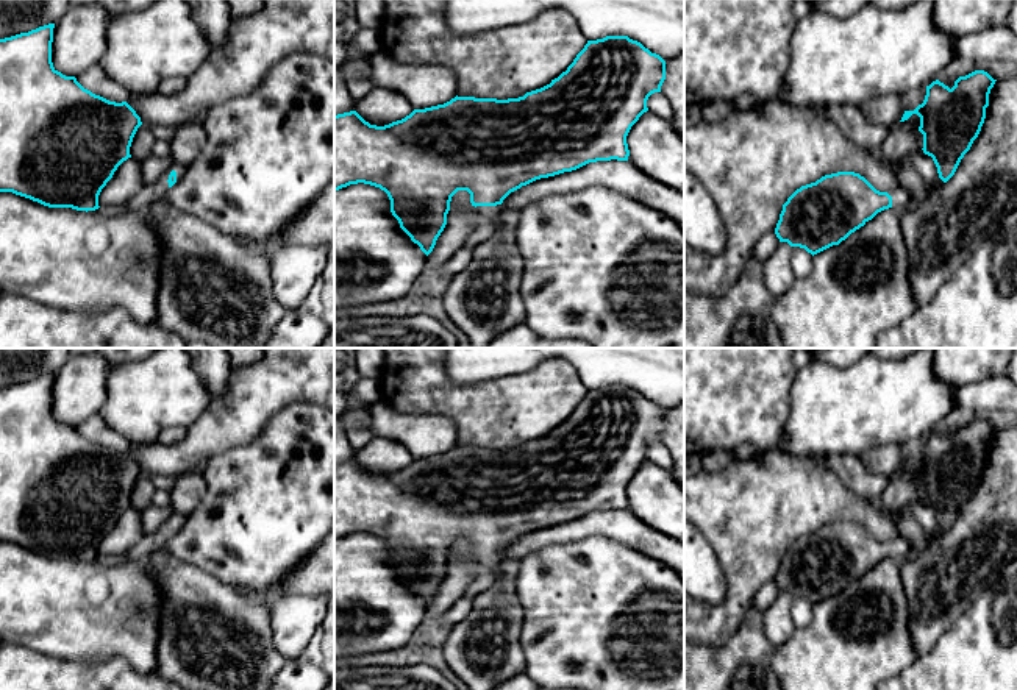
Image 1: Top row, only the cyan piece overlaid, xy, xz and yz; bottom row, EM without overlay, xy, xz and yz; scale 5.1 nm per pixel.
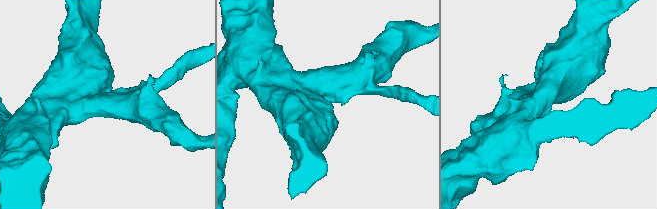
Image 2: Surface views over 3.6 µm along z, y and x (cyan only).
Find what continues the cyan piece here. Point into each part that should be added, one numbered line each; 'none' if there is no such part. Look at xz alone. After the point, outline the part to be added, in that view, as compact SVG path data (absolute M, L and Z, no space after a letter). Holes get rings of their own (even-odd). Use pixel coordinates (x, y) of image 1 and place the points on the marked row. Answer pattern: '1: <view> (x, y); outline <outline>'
1: xz (492, 213); outline M501 203L501 205L497 205L497 206L476 206L475 209L476 209L483 217L486 217L486 219L492 220L495 225L498 225L500 215L501 215L501 212L503 212L506 208L505 208L503 203Z

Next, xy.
1: xy (149, 194); outline M173 162L153 184L145 184L125 209L147 212L155 201L166 198L167 190L170 189L167 180L172 170L177 172L178 181L184 175L186 165Z

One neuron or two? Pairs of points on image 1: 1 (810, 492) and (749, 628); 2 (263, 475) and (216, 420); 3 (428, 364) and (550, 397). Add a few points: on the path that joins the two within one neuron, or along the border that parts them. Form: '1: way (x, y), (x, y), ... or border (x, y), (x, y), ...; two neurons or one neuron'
1: border (752, 604), (730, 637); two neurons
2: border (267, 423), (249, 444), (230, 447), (205, 462); two neurons
3: way (455, 395), (519, 397); one neuron

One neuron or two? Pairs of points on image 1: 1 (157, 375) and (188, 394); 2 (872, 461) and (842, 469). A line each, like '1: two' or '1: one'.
1: one
2: two

